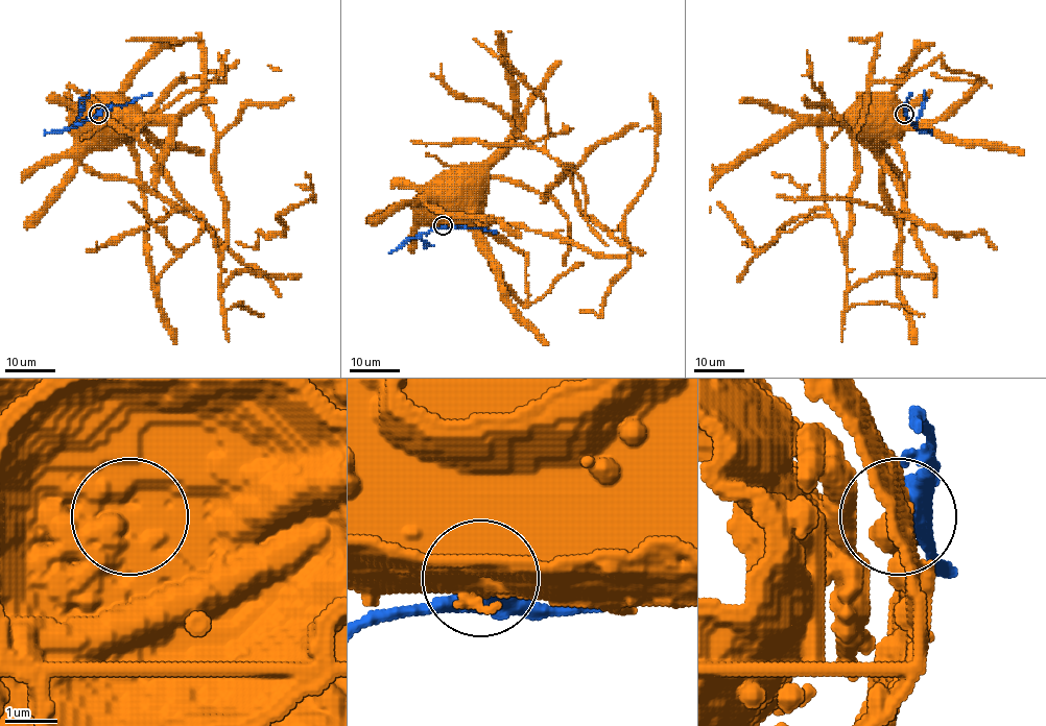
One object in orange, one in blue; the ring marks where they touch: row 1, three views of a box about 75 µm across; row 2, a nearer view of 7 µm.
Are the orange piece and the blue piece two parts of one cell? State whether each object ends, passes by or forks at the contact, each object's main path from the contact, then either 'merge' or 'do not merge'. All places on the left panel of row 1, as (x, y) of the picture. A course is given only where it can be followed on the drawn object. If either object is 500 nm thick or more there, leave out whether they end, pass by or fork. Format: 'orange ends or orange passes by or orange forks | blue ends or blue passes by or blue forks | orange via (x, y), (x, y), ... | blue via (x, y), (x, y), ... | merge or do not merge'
orange via (98, 115), (105, 106), (105, 98), (112, 113) | blue via (98, 115), (44, 135) | do not merge

